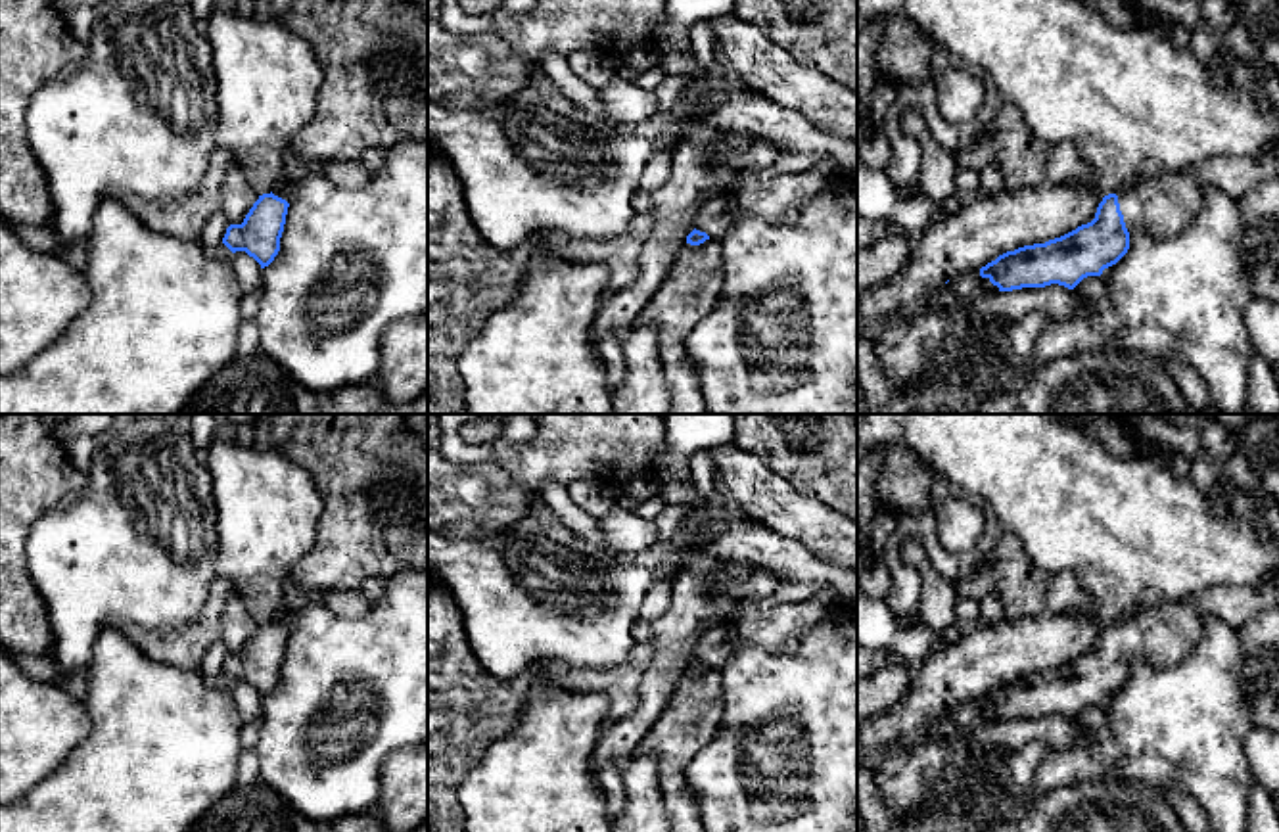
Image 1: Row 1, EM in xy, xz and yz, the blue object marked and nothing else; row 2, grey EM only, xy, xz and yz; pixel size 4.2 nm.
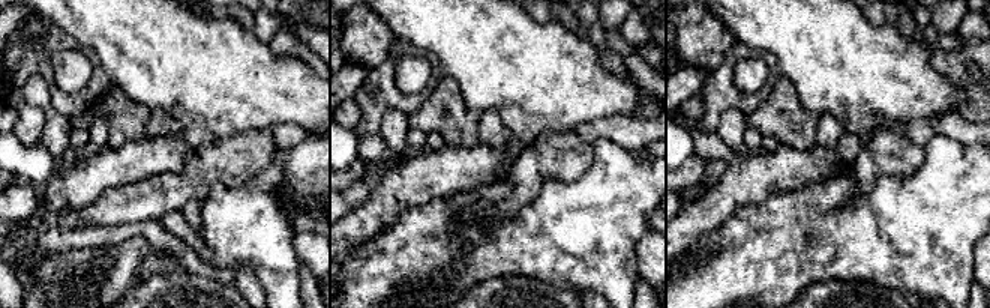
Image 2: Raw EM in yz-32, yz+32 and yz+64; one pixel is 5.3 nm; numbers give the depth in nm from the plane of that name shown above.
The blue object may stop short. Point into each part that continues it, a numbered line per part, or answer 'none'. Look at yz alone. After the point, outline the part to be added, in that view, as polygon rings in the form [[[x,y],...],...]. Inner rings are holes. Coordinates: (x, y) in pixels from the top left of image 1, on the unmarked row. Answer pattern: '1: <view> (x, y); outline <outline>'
1: yz (1162, 635); outline [[[1185,600],[1126,613],[1116,625],[1129,665],[1145,661],[1156,669],[1172,669],[1202,640],[1206,615],[1208,612]]]

